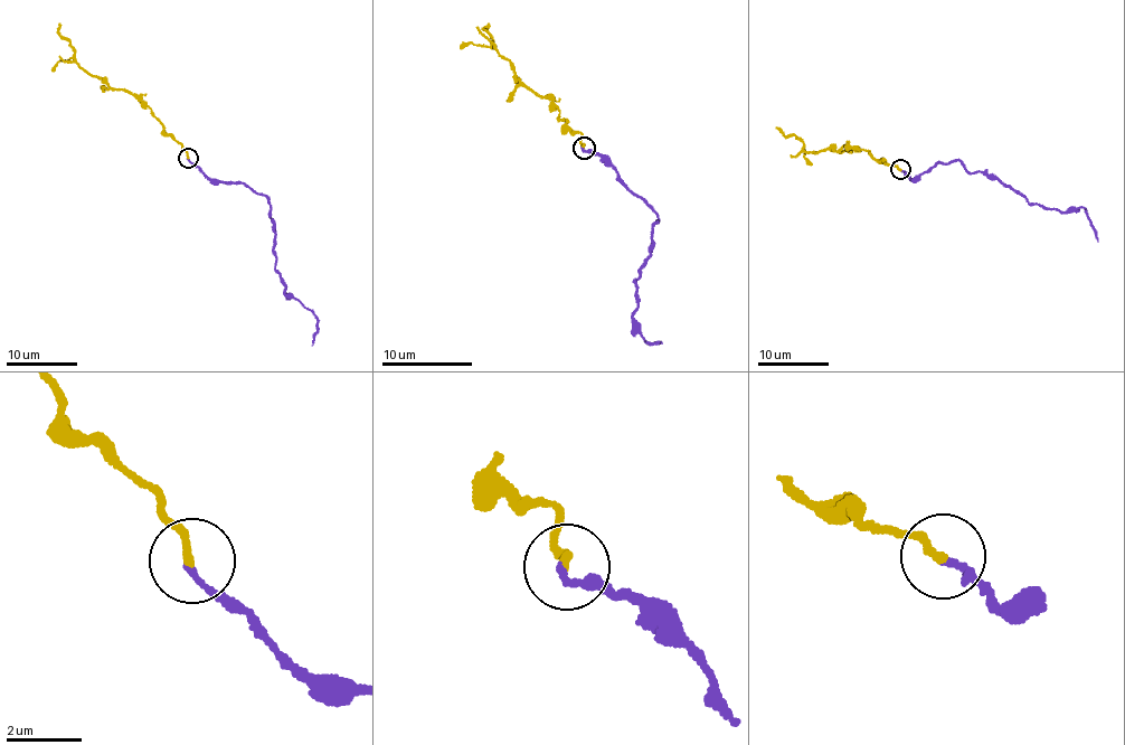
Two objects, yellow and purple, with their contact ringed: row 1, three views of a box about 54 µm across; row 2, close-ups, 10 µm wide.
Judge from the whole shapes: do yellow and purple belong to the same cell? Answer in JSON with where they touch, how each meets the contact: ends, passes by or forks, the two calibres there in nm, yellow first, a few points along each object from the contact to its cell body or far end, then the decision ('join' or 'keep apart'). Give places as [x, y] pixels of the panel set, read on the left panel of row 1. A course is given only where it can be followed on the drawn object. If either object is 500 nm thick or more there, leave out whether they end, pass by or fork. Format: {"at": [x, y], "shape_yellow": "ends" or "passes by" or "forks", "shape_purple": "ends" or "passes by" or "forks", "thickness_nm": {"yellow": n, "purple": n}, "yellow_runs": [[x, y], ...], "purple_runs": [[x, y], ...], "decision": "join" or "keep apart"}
{"at": [188, 158], "shape_yellow": "ends", "shape_purple": "ends", "thickness_nm": {"yellow": 220, "purple": 160}, "yellow_runs": [[189, 158], [136, 95], [90, 75], [75, 60], [69, 40], [59, 34], [60, 22]], "purple_runs": [[189, 158], [209, 179], [245, 184], [267, 198], [276, 270], [287, 298], [317, 319], [311, 346]], "decision": "join"}

